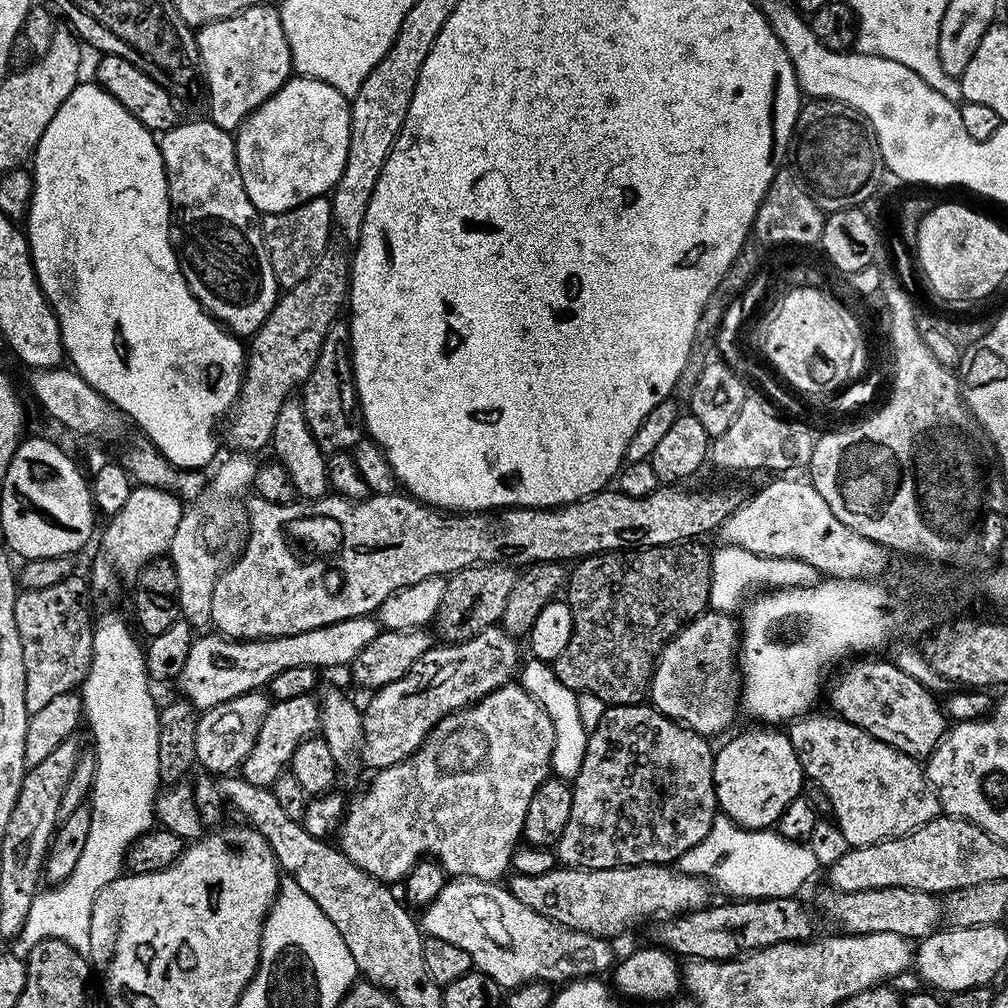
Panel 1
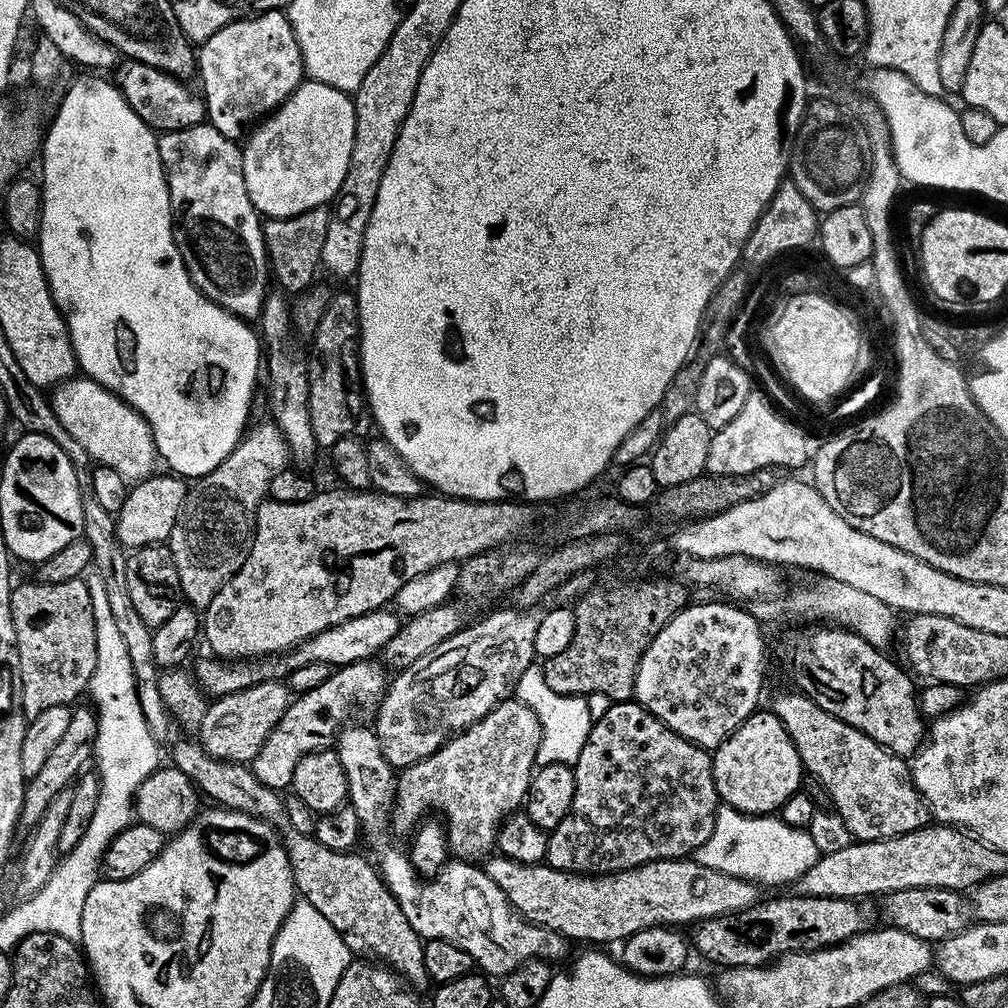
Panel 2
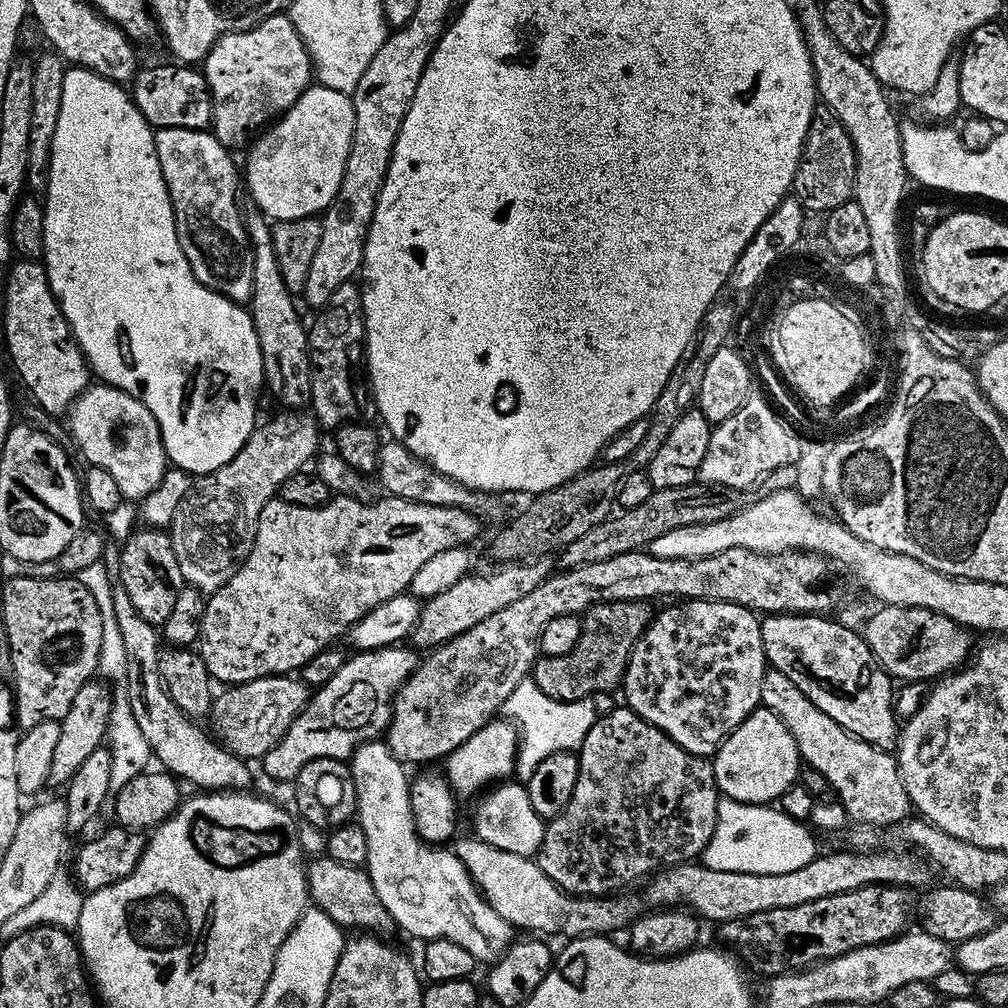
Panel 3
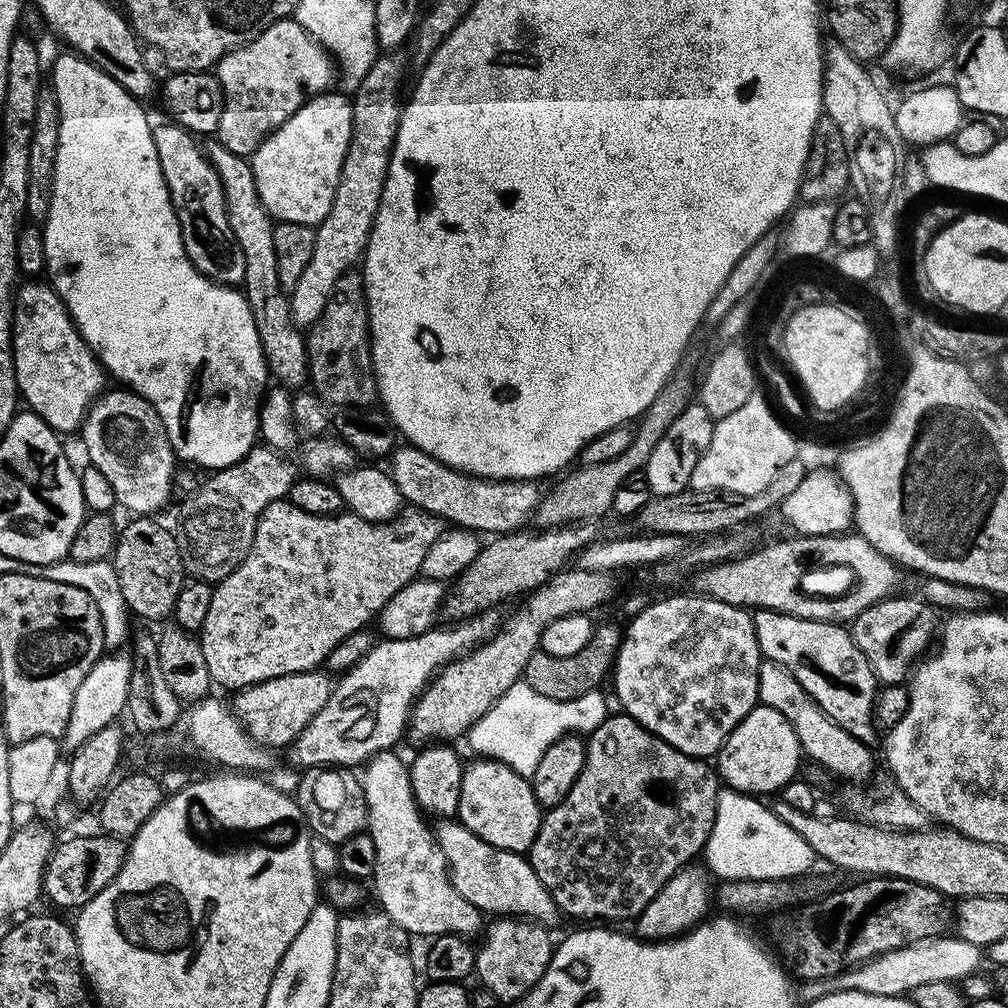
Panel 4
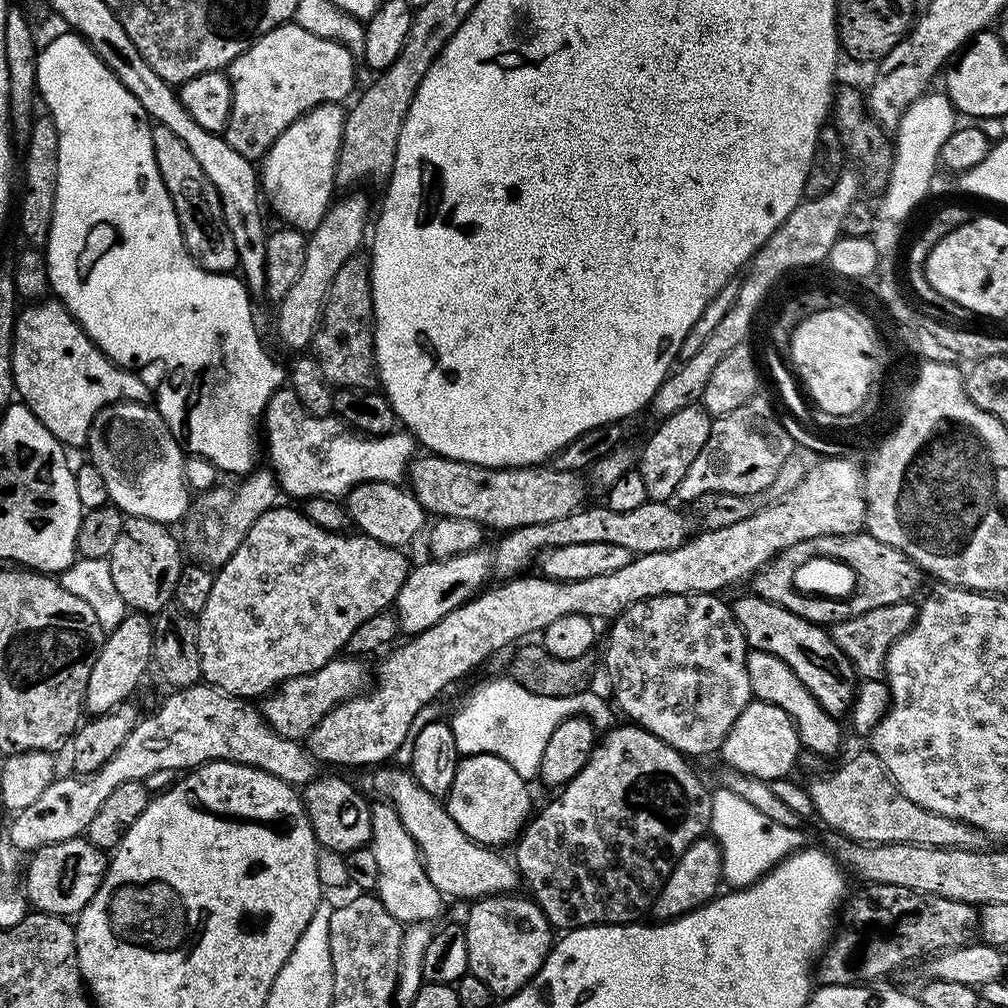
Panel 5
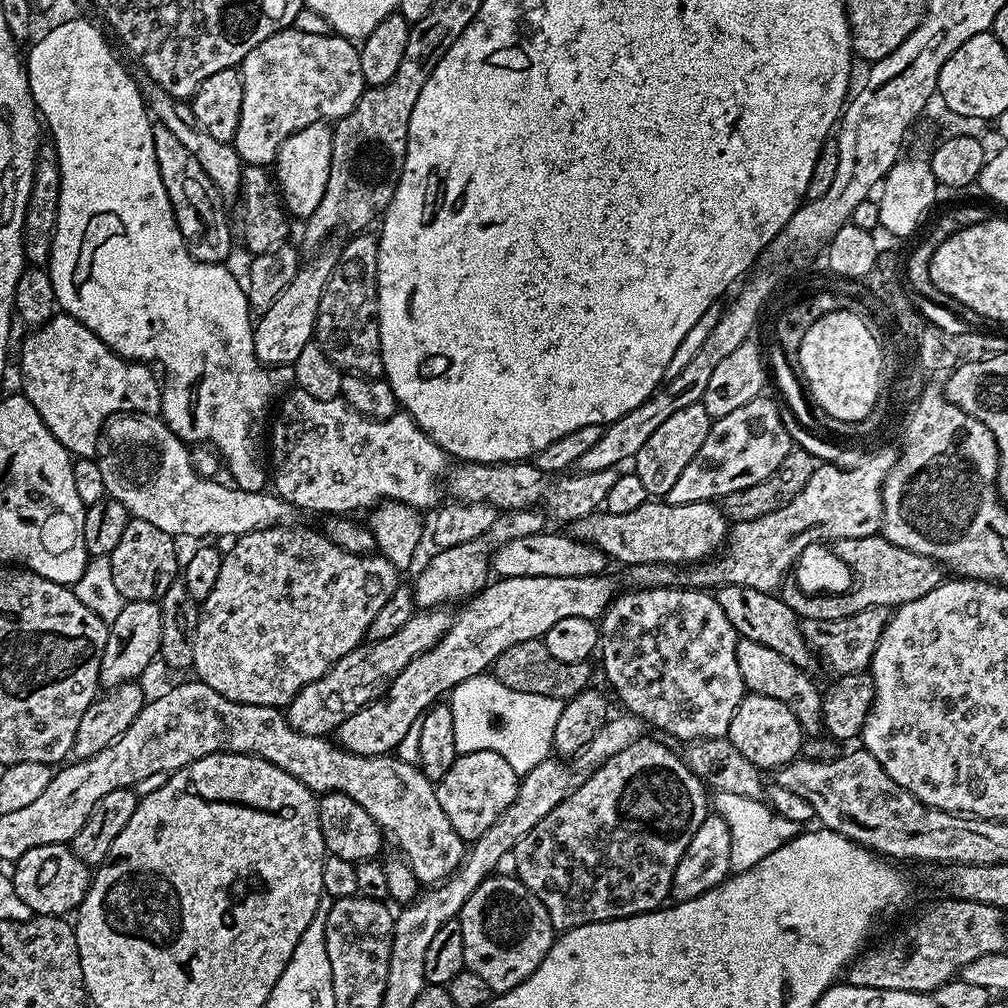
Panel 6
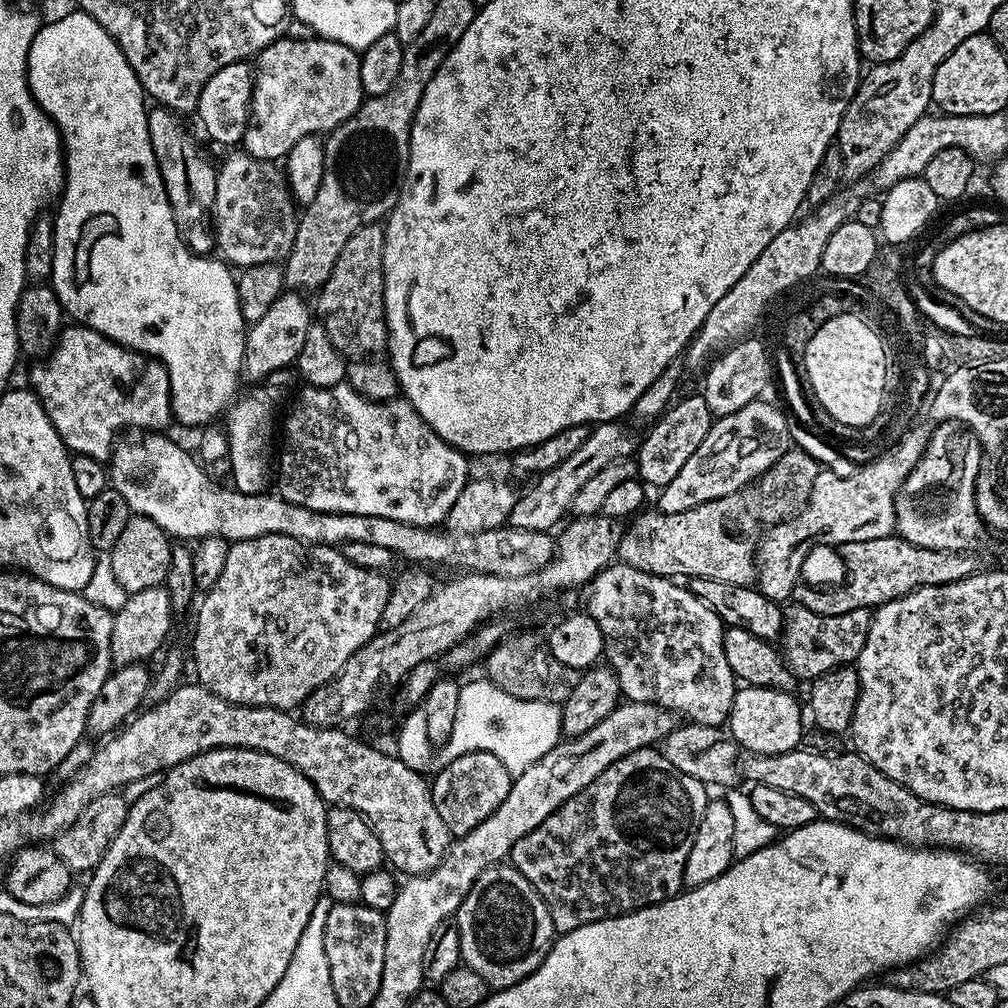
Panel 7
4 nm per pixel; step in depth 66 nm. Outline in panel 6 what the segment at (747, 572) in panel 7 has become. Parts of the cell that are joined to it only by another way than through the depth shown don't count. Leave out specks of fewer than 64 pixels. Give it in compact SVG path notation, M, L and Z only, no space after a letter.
M707 500L689 504L649 502L638 506L638 510L630 510L630 514L610 514L597 510L586 518L571 521L570 528L575 539L591 542L605 557L612 559L613 556L618 563L625 566L692 566L697 562L707 561L727 541L730 521L715 503Z

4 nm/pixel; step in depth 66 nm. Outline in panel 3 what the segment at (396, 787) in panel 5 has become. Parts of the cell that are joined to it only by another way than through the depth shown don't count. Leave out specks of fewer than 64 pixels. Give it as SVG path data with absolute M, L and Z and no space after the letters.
M477 838L457 839L454 844L456 857L466 866L470 878L498 914L513 929L525 928L528 934L548 936L603 936L616 934L619 928L627 929L641 915L640 900L632 894L610 896L571 896L563 892L536 864L533 857L522 857L507 850L496 849Z

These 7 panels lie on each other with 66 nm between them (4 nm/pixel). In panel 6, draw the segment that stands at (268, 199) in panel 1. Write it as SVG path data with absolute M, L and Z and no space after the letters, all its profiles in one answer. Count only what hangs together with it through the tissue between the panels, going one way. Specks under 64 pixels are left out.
M324 122L306 126L282 142L276 155L274 180L285 209L293 217L307 218L318 210L318 202L322 202L322 194L326 194L326 178L330 178L331 149L332 128Z

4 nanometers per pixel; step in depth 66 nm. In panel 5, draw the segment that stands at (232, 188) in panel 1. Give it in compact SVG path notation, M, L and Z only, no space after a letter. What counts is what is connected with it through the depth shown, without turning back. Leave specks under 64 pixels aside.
M156 124L153 127L152 141L154 158L158 162L162 182L174 202L174 210L178 214L182 238L184 245L188 247L188 253L206 270L231 273L238 265L238 250L234 246L234 238L230 238L230 230L222 214L222 202L210 178L202 174L202 166L198 166L194 154L186 150L182 138L176 137L171 130L166 130L166 126Z

